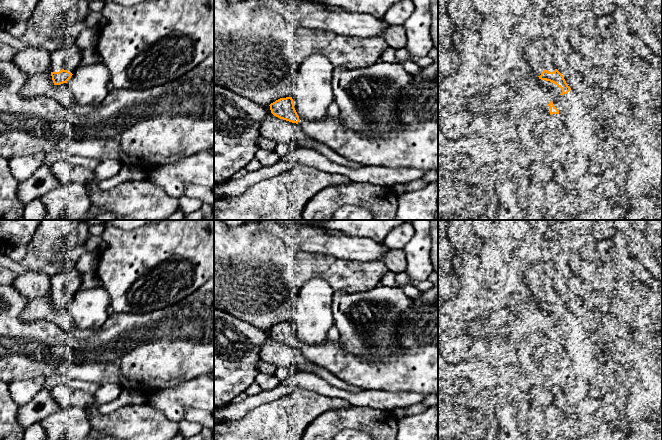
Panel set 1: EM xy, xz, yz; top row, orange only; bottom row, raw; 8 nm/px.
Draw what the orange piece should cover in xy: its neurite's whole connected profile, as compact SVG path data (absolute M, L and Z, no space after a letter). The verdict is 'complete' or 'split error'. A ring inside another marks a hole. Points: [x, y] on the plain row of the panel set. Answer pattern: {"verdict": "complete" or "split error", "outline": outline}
{"verdict": "split error", "outline": "M67 261L64 269L50 278L51 300L54 309L67 307L79 291L82 274L77 270L76 262Z"}

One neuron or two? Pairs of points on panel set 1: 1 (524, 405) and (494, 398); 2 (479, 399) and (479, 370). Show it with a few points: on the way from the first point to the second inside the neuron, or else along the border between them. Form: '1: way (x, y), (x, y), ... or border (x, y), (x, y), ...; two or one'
1: way (517, 398), (501, 397); one
2: border (502, 383), (498, 383), (490, 388), (473, 387); two

